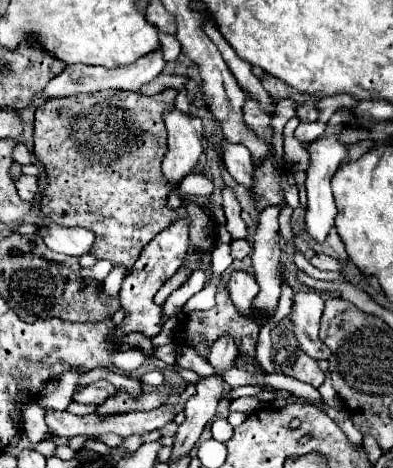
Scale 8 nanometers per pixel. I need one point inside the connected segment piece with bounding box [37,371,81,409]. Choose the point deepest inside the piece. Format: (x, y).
(58, 395)

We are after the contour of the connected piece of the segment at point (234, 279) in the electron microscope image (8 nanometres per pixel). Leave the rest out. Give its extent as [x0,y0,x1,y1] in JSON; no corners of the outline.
[227,271,259,321]

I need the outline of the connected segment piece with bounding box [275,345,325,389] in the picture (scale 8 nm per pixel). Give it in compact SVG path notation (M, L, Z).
M293 345L279 349L279 353L275 355L275 365L281 369L281 373L309 383L315 389L325 381L325 373L319 369L317 361L305 355L301 349L295 349Z

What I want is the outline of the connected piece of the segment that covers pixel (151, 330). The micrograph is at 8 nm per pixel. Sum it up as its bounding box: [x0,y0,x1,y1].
[111,219,189,343]

